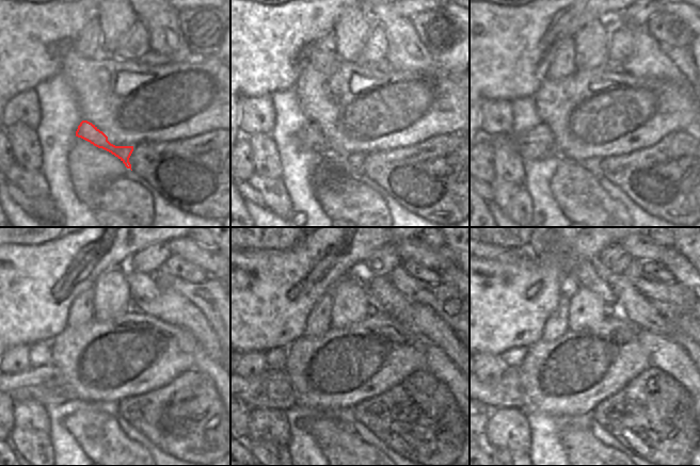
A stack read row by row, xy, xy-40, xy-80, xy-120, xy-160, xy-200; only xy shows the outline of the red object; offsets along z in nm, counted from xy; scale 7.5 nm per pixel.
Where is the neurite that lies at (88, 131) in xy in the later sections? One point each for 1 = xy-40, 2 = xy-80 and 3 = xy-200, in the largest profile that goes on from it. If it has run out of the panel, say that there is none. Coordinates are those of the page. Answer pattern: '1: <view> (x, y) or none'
1: xy-40 (312, 134)
2: xy-80 (536, 144)
3: xy-200 (505, 391)

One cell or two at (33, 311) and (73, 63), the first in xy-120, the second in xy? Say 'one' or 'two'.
two

